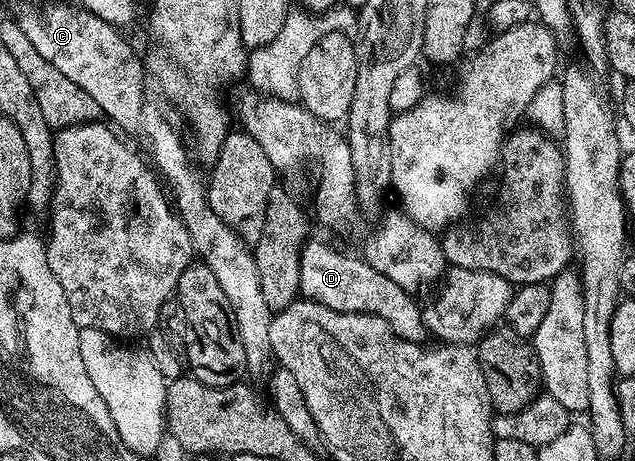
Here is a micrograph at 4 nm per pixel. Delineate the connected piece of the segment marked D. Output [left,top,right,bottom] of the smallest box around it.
[300,240,429,342]

